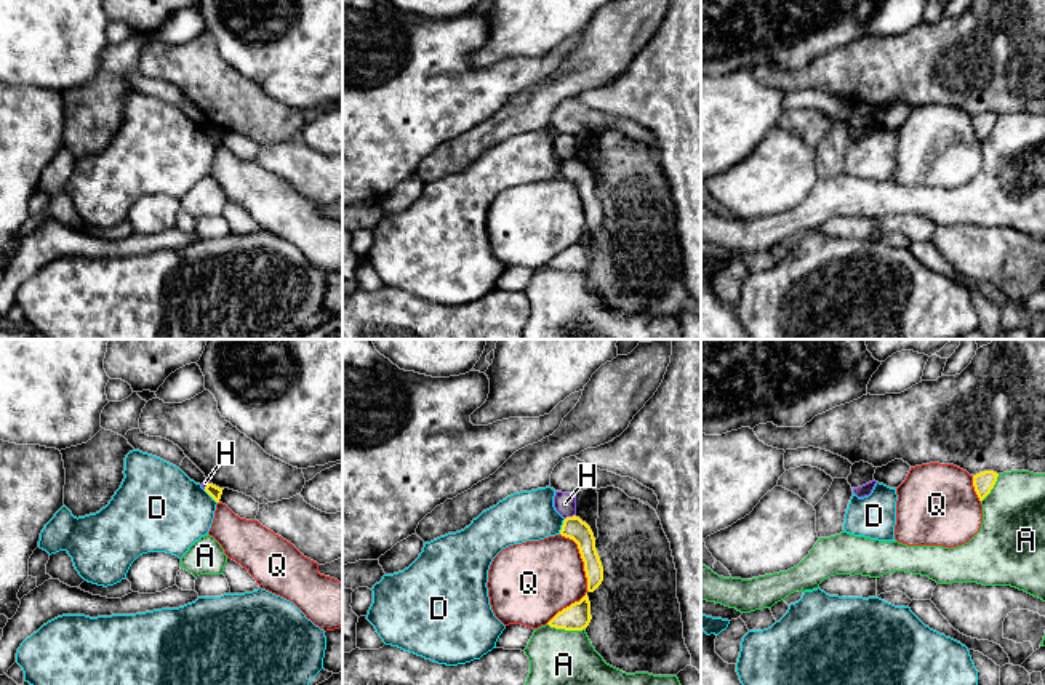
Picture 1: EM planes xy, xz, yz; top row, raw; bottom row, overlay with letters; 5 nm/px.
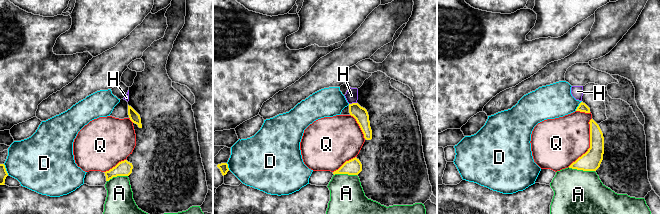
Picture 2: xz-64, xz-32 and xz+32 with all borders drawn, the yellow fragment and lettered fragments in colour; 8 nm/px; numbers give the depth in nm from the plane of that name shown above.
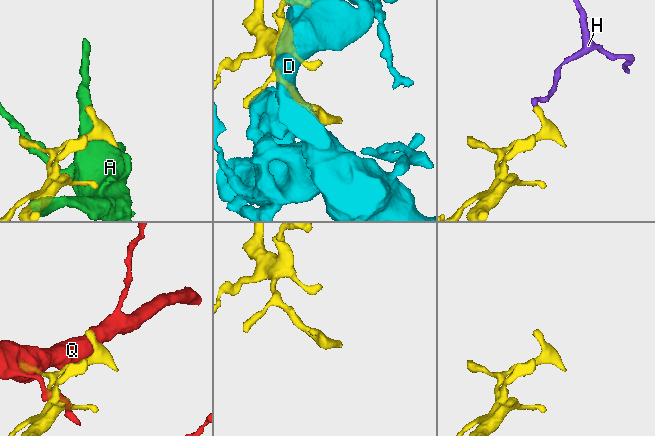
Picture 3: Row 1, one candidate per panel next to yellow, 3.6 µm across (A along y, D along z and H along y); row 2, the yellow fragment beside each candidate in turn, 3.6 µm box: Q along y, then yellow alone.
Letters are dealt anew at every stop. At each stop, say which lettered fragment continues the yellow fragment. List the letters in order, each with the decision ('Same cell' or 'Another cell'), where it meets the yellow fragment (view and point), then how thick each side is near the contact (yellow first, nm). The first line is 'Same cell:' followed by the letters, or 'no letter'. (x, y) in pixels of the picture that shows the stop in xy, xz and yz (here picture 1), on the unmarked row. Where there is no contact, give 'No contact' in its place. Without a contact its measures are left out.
Same cell: no letter
A: Another cell. Touches yellow at xz (565, 271). Thickness 140 nm (yellow) against 400 nm
D: Another cell. Touches yellow at xz (562, 168). Thickness 110 nm (yellow) against 260 nm
H: Another cell. Touches yellow at xz (570, 159). Thickness 110 nm (yellow) against 110 nm
Q: Another cell. Touches yellow at xz (581, 199). Thickness 110 nm (yellow) against 380 nm

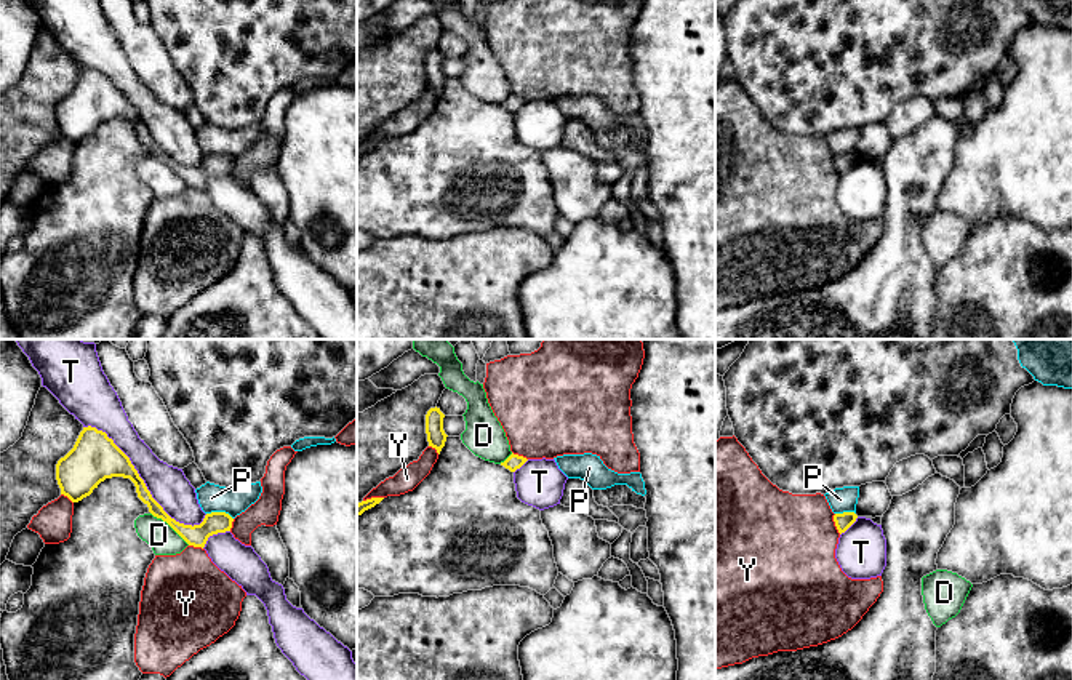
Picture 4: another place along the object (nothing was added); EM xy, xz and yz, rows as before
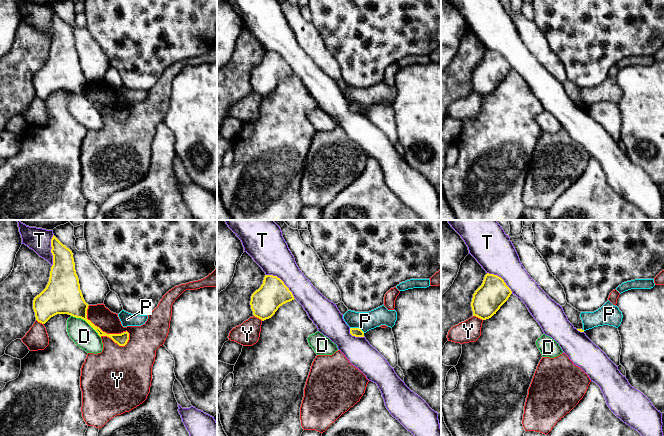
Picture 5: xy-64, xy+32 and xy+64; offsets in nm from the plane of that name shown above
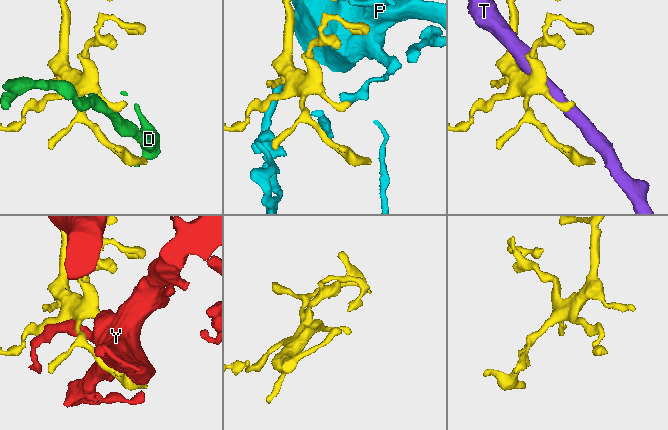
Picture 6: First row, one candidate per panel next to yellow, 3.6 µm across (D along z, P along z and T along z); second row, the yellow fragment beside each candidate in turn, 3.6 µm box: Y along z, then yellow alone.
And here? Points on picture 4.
Same cell: no letter
D: Another cell. Touches yellow at xy (170, 167). Thickness 110 nm (yellow) against 150 nm
P: Another cell. Touches yellow at xy (220, 154). Thickness 110 nm (yellow) against 140 nm
T: Another cell. Touches yellow at xy (143, 122). Thickness 220 nm (yellow) against 190 nm
Y: Another cell. Touches yellow at yz (836, 165). Thickness 80 nm (yellow) against 480 nm

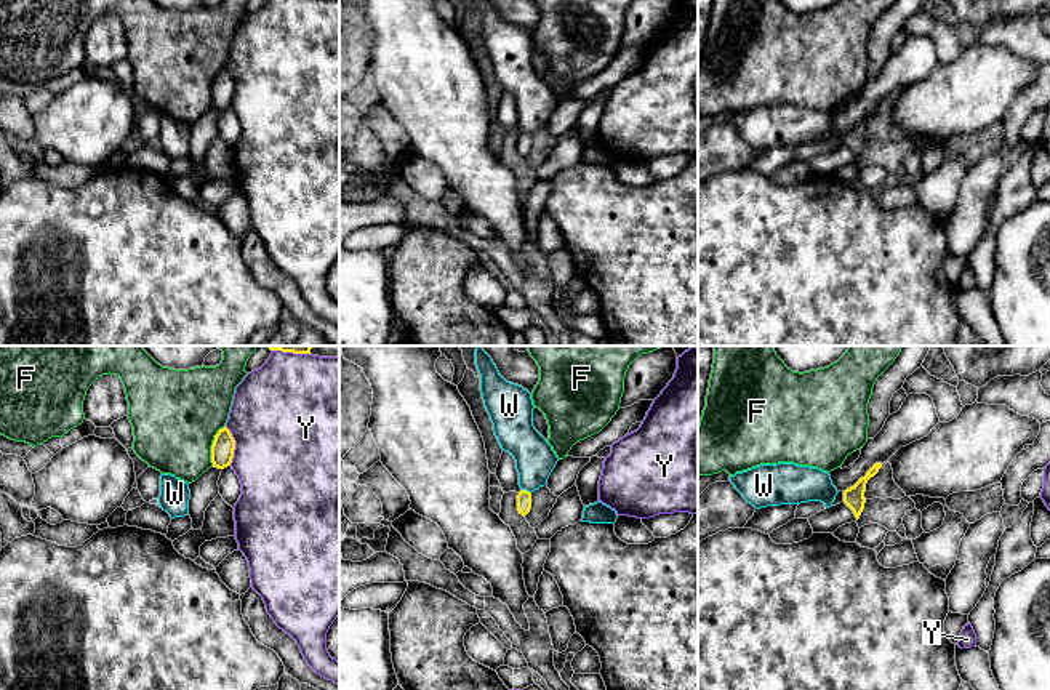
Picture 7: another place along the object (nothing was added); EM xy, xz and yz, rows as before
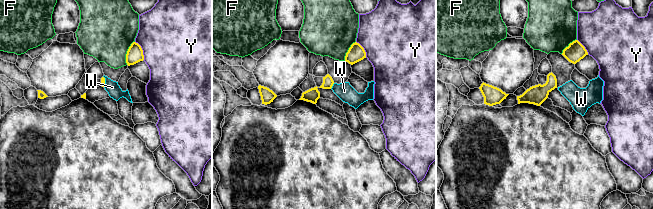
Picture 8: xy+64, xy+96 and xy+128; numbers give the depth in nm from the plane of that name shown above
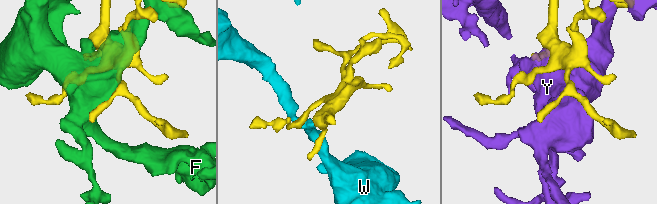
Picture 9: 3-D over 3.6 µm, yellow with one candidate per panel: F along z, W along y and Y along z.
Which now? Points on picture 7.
Same cell: no letter
F: Another cell. Touches yellow at xy (212, 87). Thickness 120 nm (yellow) against 440 nm
W: Another cell. Touches yellow at xz (525, 132). Thickness 80 nm (yellow) against 200 nm
Y: Another cell. Touches yellow at xy (234, 87). Thickness 120 nm (yellow) against 500 nm

